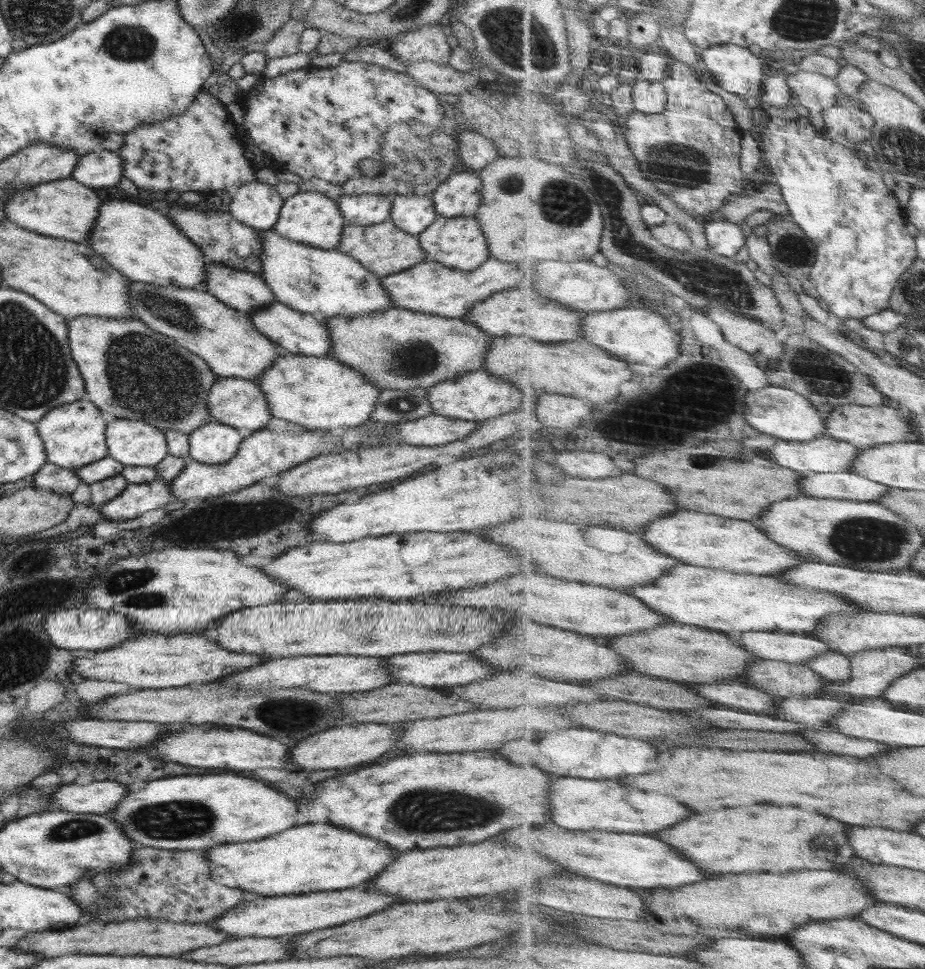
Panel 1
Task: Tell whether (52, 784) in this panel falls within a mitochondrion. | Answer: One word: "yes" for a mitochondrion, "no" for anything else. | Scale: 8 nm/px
no

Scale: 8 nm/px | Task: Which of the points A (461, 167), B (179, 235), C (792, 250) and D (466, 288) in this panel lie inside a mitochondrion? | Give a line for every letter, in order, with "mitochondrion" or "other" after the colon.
A: other
B: other
C: mitochondrion
D: other

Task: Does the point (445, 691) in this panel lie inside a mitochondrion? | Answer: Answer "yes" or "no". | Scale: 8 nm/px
no

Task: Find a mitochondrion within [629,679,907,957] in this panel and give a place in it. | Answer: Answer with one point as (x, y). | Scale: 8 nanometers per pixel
(831, 846)

